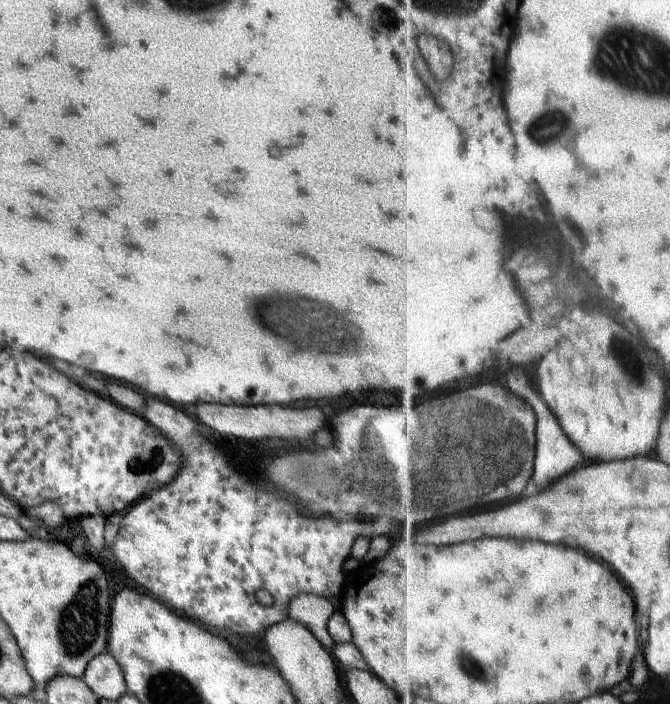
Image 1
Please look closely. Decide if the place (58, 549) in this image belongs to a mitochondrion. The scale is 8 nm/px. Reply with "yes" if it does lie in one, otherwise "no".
no

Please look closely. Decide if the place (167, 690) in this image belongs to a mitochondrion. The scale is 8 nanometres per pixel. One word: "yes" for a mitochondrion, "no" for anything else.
yes

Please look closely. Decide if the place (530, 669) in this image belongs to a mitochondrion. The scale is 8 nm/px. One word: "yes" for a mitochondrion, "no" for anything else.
no

